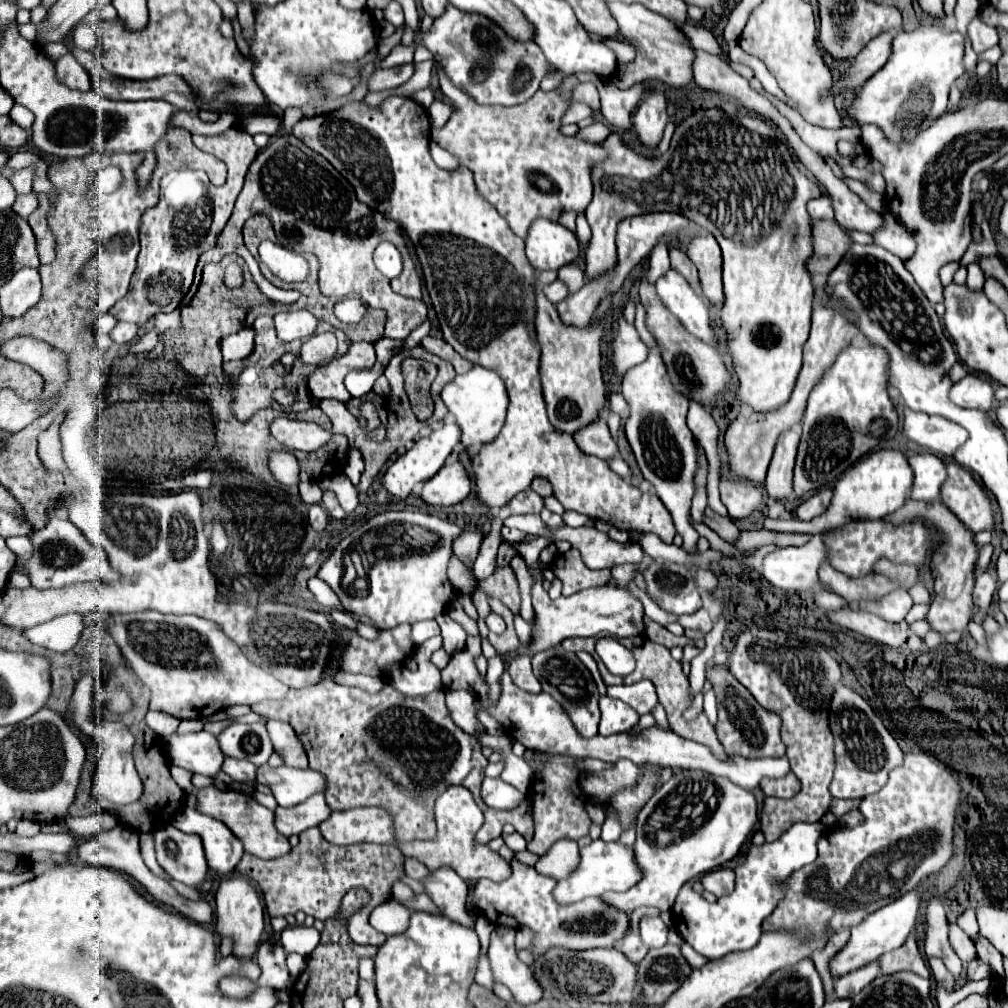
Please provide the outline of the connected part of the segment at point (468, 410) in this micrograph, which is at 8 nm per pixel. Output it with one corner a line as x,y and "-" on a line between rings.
474,365
468,375
458,375
452,383
448,383
442,389
442,401
446,403
448,411
456,417
460,425
460,443
466,449
476,449
494,441
504,425
508,407
506,387
494,371
484,369
480,365

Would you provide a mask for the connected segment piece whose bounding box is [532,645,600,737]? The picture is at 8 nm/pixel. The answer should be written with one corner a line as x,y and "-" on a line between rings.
556,645
552,649
546,649
532,657
532,671
536,679
542,683
544,691
552,695
570,715
572,723
584,737
592,737
598,733
598,721
600,721
600,709
598,709
598,689
590,675
590,671
584,667
584,663
574,655
562,649
562,645

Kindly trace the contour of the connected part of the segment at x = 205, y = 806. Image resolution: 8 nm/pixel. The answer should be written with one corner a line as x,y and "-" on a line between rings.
212,785
206,789
198,789
196,797
198,797
198,811
226,823
228,829
244,843
246,853
252,853
260,859
276,859
276,857
288,853
288,839
276,831
274,813
270,809
262,807
260,803
256,803
250,795
232,791
232,789
220,791
218,787

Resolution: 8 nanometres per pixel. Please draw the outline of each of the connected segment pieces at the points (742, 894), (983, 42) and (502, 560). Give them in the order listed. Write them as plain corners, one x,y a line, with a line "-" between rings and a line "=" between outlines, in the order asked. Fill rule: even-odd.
794,823
780,839
750,847
746,861
736,867
736,891
728,897
720,897
716,903
708,903
700,893
696,893
690,881
684,883
672,907
674,927
678,929
682,939
708,961
732,951
752,949
760,939
762,921
784,897
784,881
788,879
788,875
816,861
816,843
824,835
824,831
826,827
822,823
=
974,17
974,21
968,25
968,35
970,35
970,41
972,41
972,47
974,51
986,51
994,45
998,45
998,33
994,27
988,27
984,25
978,17
=
502,543
500,549
498,549
498,563
496,563
496,569
504,567
504,565
510,565
510,561
512,561
514,557
516,557
516,549
510,547
510,545
506,545
506,543

